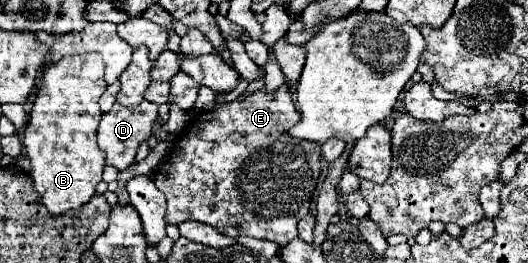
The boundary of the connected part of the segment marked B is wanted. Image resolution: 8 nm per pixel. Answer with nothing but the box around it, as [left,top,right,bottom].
[21,53,107,215]

